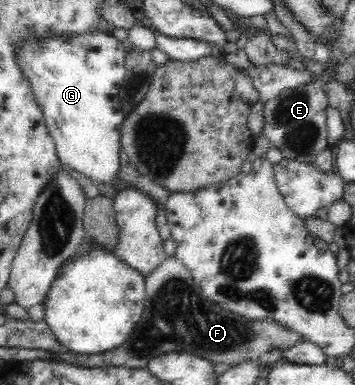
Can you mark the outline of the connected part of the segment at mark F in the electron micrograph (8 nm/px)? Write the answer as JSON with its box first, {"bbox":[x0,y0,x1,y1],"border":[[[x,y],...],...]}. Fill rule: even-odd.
{"bbox":[49,257,306,368],"border":[[[174,257],[166,258],[161,265],[150,275],[145,276],[146,298],[142,317],[139,319],[137,326],[133,328],[133,335],[129,334],[128,338],[115,350],[109,350],[102,354],[81,355],[73,352],[63,351],[55,353],[49,359],[53,362],[65,362],[73,364],[75,367],[86,368],[108,368],[121,367],[128,368],[145,368],[149,359],[154,356],[169,352],[193,354],[201,359],[209,360],[213,364],[225,363],[225,365],[236,366],[244,361],[255,361],[263,353],[269,353],[273,349],[279,349],[281,355],[298,343],[306,342],[306,337],[299,335],[296,331],[289,329],[275,322],[273,318],[253,321],[251,319],[232,313],[227,309],[215,304],[206,295],[200,293],[200,288],[195,284],[189,271]]]}

